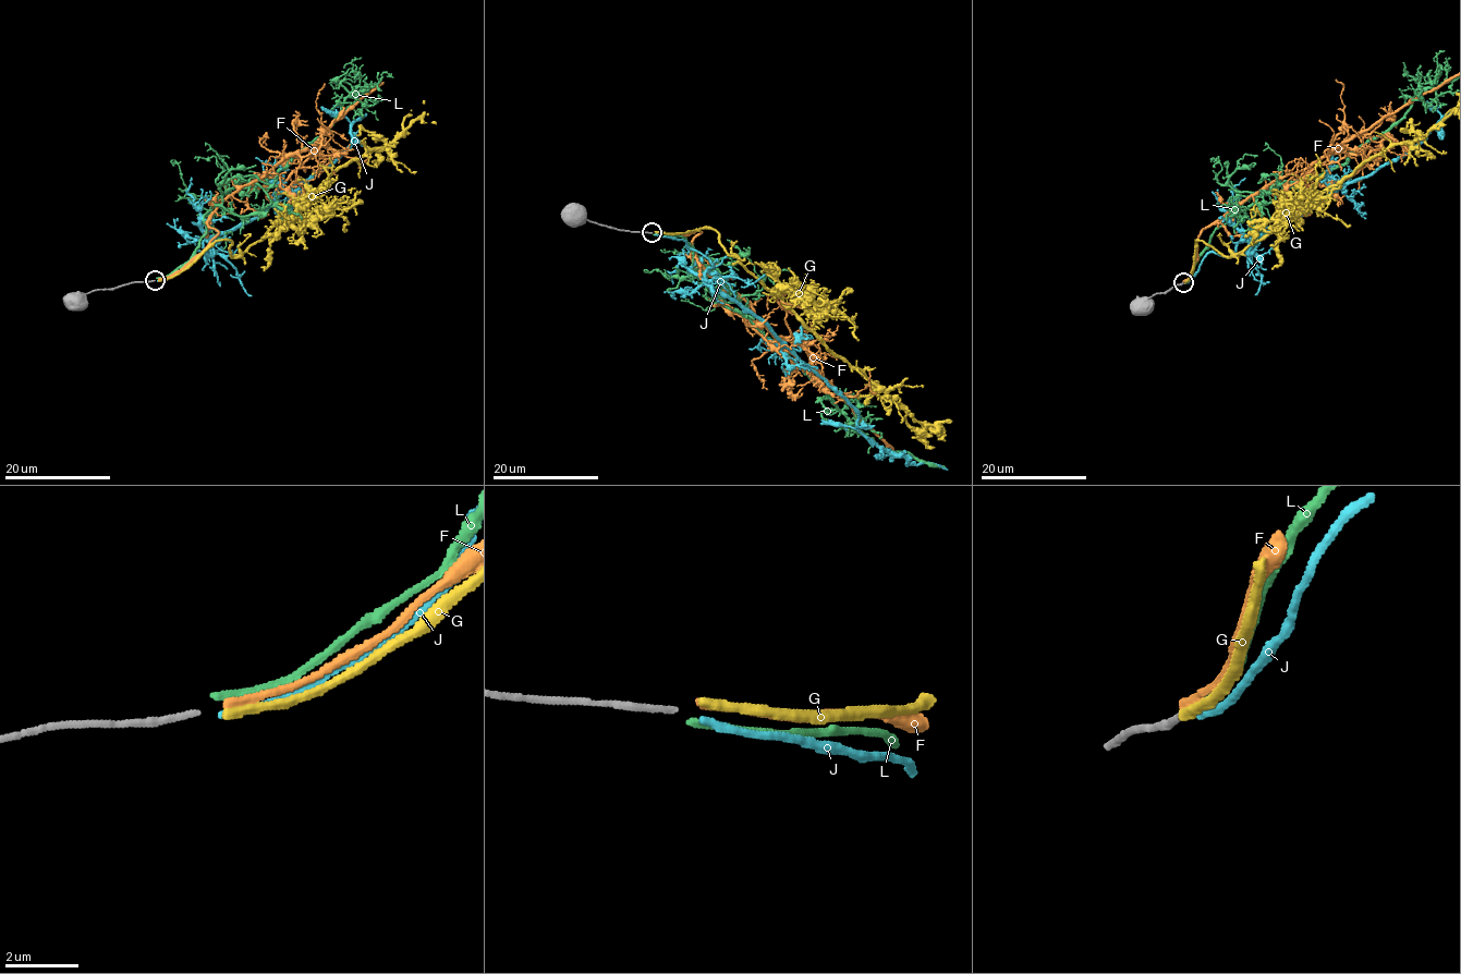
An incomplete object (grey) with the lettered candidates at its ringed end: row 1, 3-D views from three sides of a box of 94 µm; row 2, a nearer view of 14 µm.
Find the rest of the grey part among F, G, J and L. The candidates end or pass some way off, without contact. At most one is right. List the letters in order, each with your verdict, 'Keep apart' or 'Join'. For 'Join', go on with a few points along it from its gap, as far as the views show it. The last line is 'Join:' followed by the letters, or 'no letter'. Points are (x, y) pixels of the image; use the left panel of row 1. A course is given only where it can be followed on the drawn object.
F: Keep apart
G: Keep apart
J: Keep apart
L: Keep apart
Join: no letter

